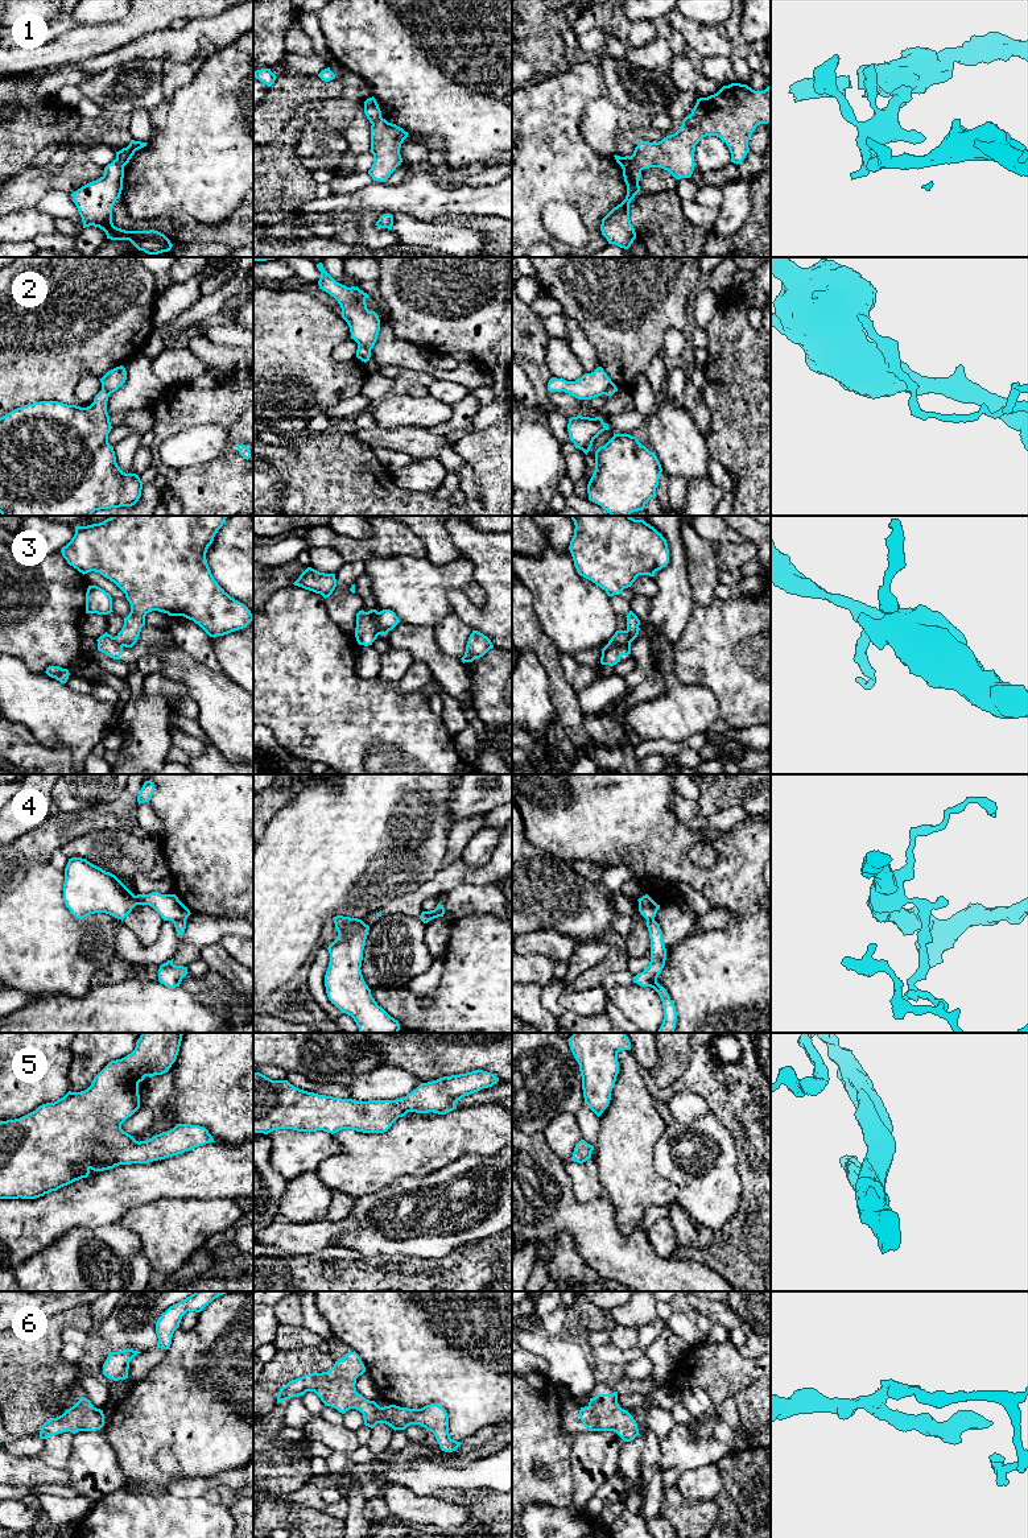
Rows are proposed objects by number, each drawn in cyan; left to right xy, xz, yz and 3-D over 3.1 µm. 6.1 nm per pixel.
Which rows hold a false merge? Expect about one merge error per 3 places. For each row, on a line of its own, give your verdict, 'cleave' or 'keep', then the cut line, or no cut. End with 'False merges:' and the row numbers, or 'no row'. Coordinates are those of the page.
1: cleave; cut yz (630, 157), (640, 170)
2: cleave; cut xz (358, 344), (370, 351)
3: cleave; cut yz (631, 635), (628, 643), (609, 644)
4: cleave; cut xy (185, 920), (176, 920), (173, 922)
5: keep; cut none
6: keep; cut none
False merges: 1, 2, 3, 4

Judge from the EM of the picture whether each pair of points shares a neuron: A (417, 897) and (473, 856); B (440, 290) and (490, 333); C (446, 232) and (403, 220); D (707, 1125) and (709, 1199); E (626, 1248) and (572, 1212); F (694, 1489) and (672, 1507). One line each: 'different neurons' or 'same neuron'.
A: different neurons
B: same neuron
C: same neuron
D: same neuron
E: same neuron
F: different neurons

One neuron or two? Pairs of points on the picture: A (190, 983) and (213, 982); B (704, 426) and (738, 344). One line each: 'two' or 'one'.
A: one
B: two

